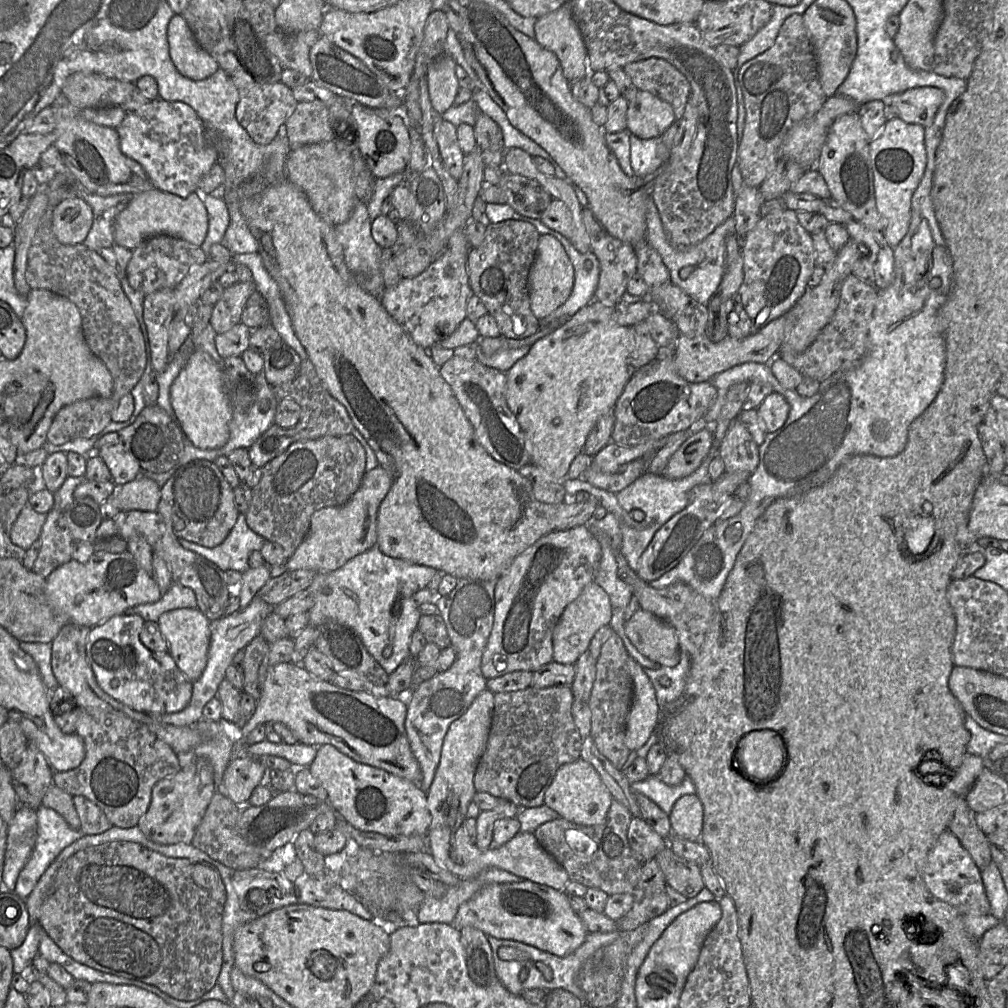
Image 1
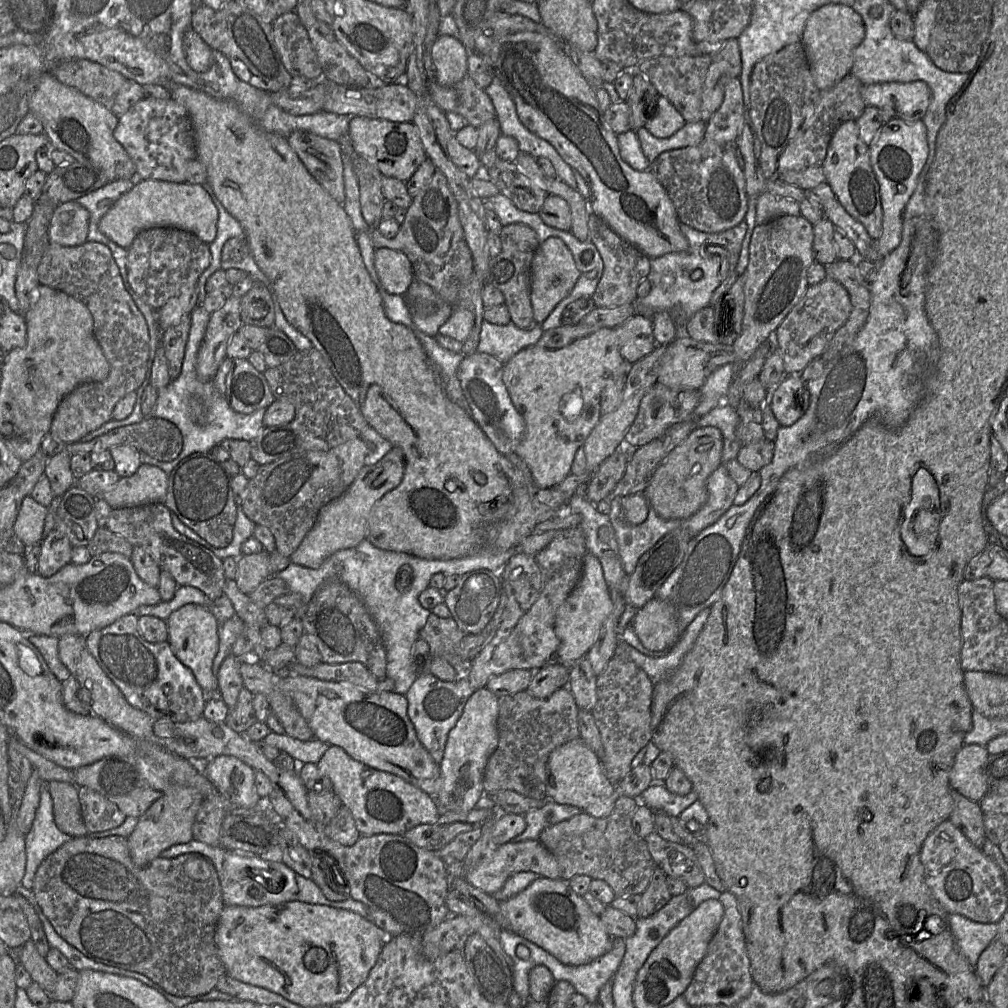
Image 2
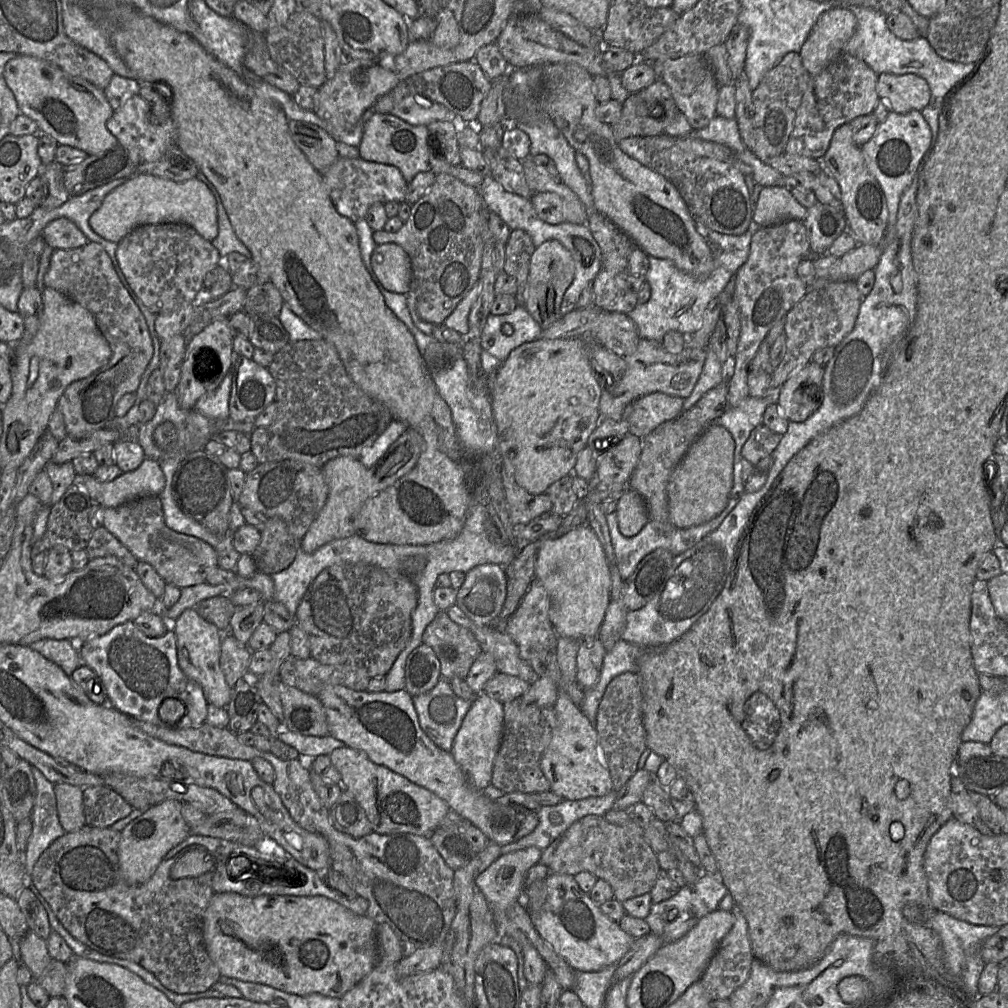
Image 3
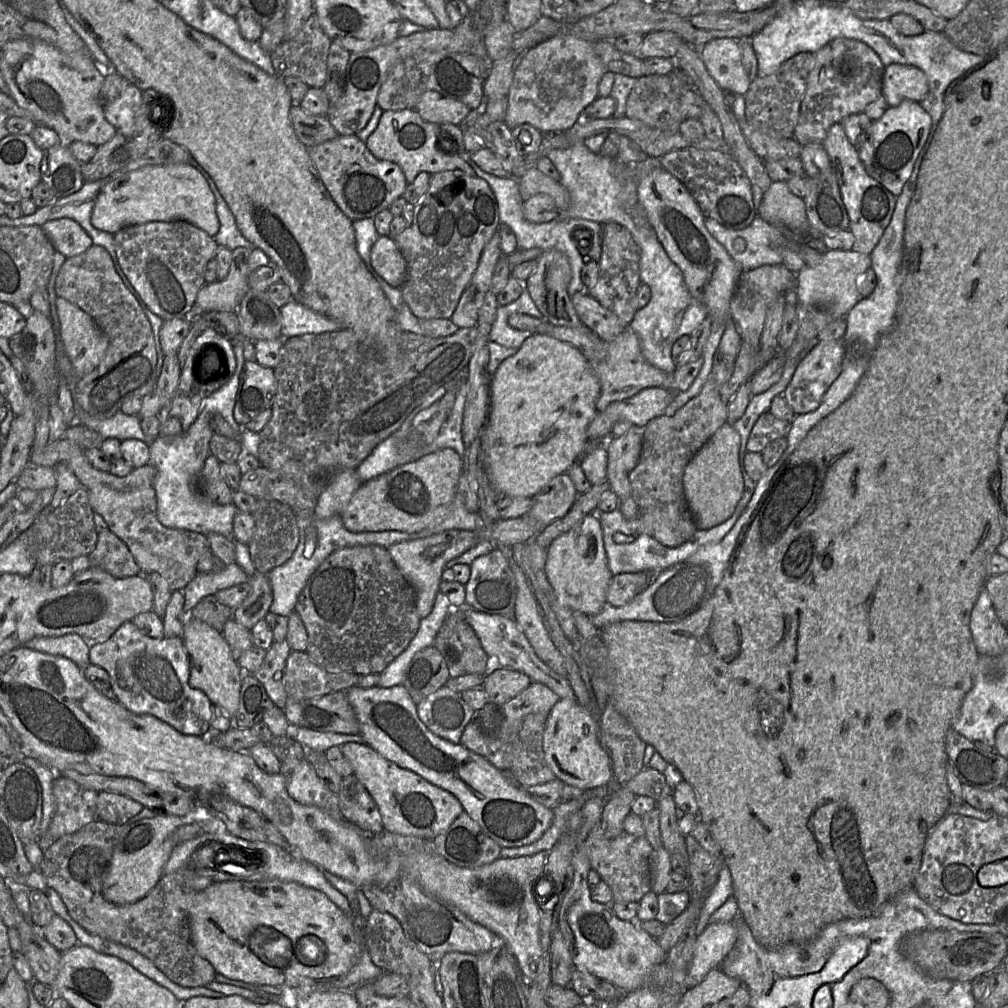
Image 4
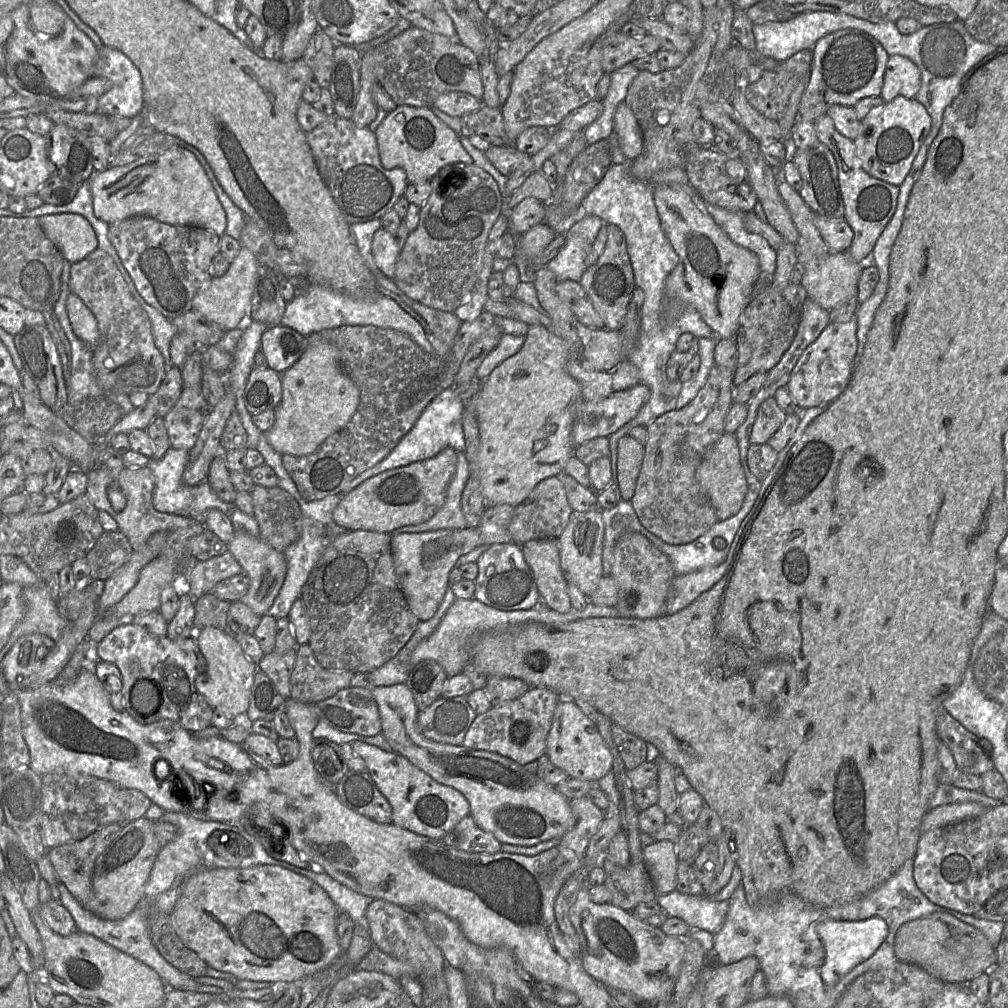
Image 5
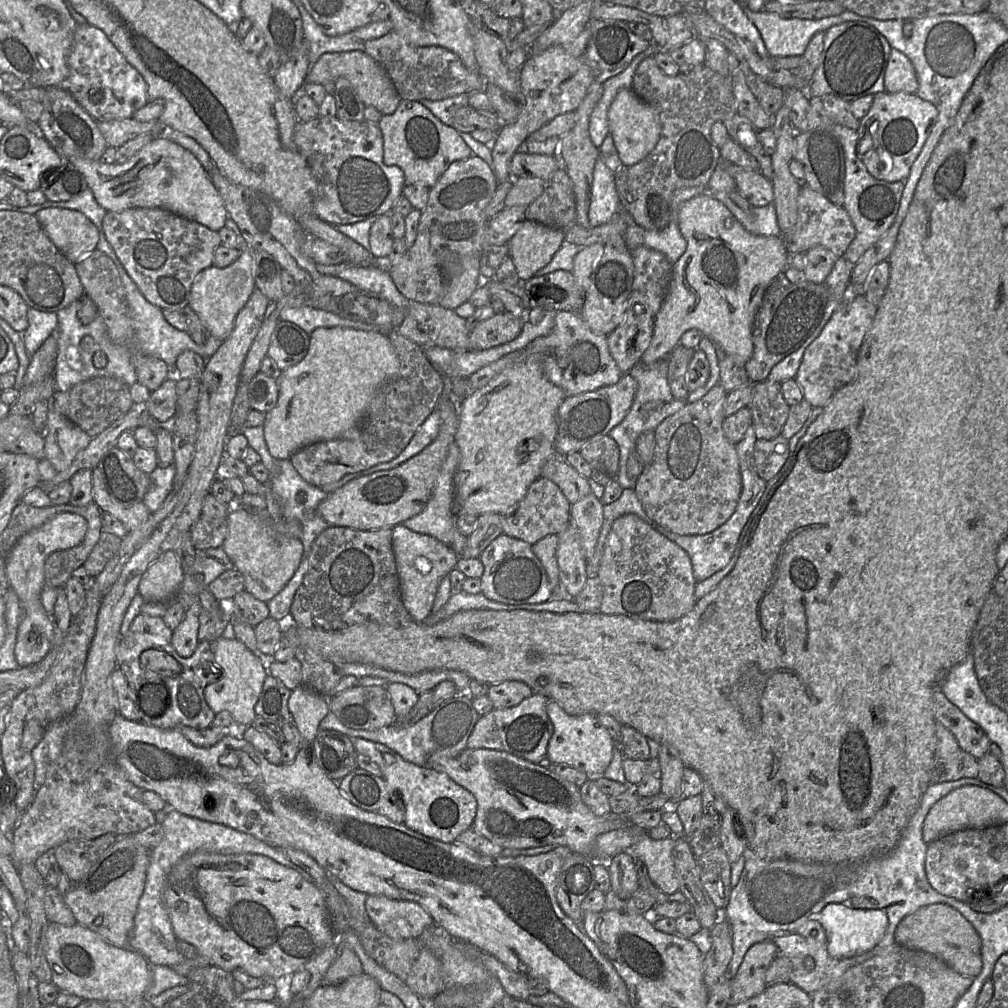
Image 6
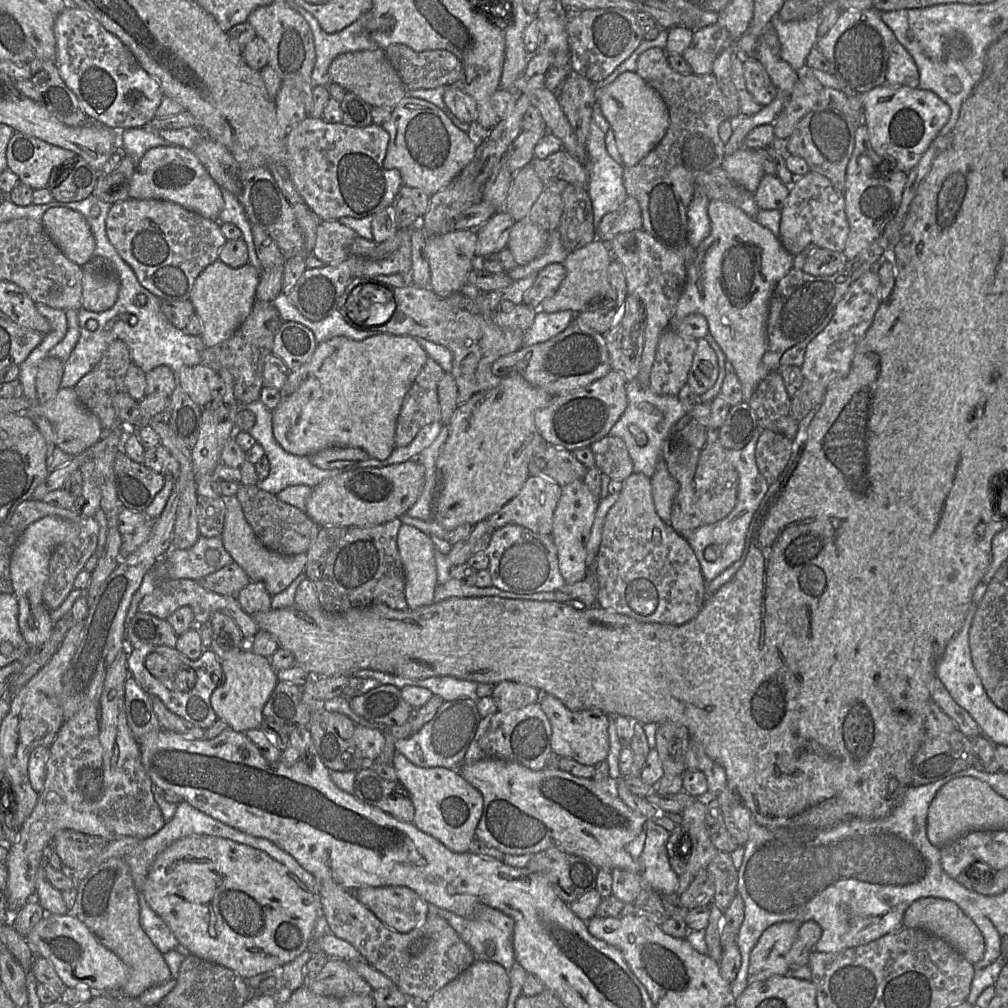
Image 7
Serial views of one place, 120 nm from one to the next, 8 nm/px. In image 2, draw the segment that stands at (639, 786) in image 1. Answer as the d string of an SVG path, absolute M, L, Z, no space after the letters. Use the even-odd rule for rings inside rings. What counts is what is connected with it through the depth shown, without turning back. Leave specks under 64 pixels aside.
M652 780L651 785L639 797L639 801L655 813L666 813L668 816L679 817L681 812L698 799L695 791L686 795L670 792L664 782Z

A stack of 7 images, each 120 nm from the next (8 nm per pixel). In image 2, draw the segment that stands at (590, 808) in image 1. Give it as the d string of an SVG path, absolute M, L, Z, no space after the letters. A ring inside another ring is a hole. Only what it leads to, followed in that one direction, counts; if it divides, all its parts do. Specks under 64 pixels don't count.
M581 738L559 746L549 755L546 764L546 793L550 801L578 807L595 818L606 818L612 813L616 799L619 796L616 785L606 776L601 760Z

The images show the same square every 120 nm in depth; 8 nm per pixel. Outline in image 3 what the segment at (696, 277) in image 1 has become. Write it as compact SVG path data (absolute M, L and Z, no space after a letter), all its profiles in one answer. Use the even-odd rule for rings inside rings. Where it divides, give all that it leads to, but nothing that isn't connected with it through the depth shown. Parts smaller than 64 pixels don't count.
M750 222L749 228L743 234L728 235L711 230L702 223L696 223L696 231L705 239L713 256L713 270L705 278L692 277L678 269L671 260L649 256L646 282L651 288L650 299L644 304L638 304L627 314L636 324L640 337L662 343L664 335L669 331L680 332L685 337L698 331L709 302L720 295L730 278L746 262L752 236L760 228L756 222Z

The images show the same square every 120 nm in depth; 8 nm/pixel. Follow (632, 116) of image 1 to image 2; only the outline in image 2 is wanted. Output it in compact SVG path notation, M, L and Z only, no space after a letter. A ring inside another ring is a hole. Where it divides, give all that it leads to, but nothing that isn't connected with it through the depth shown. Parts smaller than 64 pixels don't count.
M659 95L656 98L656 105L656 113L644 126L653 136L670 137L686 123L683 116L667 98Z

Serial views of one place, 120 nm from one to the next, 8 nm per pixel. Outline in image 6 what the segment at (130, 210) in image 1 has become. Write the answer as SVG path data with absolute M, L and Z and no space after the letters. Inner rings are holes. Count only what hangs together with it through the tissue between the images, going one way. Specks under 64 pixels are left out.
M154 137L122 164L95 163L70 159L84 176L98 204L107 212L130 208L162 208L219 232L228 219L224 201L209 173L187 149L164 137Z

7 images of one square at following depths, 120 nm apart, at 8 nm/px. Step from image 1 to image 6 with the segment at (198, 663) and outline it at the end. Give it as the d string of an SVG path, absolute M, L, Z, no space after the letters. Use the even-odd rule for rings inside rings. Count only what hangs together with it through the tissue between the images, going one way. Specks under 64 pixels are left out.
M226 634L211 643L216 666L220 667L220 678L206 686L204 697L215 714L228 712L234 719L237 731L252 726L257 717L255 705L262 691L263 683L267 677L267 660L250 651L242 642Z

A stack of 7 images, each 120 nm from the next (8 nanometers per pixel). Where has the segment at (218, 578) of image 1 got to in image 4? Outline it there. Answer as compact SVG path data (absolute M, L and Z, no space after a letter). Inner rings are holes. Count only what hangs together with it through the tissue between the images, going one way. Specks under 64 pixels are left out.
M97 485L89 492L89 502L95 513L101 515L109 531L128 547L142 574L156 572L165 579L172 591L182 591L194 579L199 559L210 550L207 536L185 529L168 528L157 518L157 500L154 486L118 491L106 485Z

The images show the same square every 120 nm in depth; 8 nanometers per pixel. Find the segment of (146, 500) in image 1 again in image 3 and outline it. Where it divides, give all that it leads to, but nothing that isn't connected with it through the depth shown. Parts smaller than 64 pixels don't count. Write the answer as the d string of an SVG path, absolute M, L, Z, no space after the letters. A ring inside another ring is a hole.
M145 458L137 469L110 482L100 482L93 475L78 477L78 482L94 503L115 508L142 497L159 496L165 487L165 475L157 460Z

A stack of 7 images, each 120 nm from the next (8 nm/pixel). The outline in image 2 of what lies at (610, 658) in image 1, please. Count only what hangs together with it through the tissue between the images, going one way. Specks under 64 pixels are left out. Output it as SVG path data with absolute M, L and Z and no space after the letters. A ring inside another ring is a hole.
M619 641L615 654L609 660L604 671L597 677L596 693L597 700L592 713L604 747L601 759L602 767L608 779L614 784L618 784L631 771L633 758L651 741L653 684L648 675L628 658Z

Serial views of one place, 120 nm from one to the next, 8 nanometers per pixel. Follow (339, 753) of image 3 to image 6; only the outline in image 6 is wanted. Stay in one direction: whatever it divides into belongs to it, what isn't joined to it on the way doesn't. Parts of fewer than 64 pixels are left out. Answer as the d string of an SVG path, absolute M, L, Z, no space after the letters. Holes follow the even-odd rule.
M363 738L351 739L357 753L368 756L380 767L391 793L399 795L405 808L403 824L407 828L444 843L454 843L462 832L473 826L477 813L476 798L446 773L408 762L384 744Z

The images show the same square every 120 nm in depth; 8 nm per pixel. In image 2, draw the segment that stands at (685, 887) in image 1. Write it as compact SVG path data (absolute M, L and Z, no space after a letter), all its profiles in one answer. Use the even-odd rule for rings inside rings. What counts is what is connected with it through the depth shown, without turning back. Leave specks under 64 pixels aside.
M656 831L649 834L645 840L656 867L661 868L667 876L677 878L691 888L705 882L704 872L691 846L667 841Z

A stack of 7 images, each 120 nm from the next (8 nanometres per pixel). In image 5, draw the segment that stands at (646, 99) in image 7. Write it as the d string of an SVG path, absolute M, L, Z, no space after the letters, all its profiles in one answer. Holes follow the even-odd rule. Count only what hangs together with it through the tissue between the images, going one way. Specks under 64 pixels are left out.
M625 101L618 105L614 113L614 131L627 160L636 159L643 149L643 134L633 111Z

